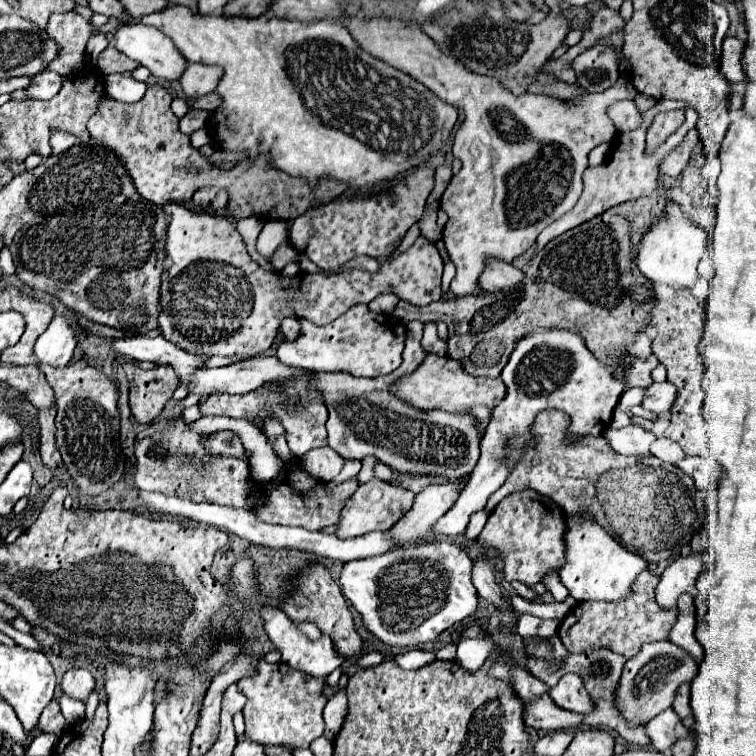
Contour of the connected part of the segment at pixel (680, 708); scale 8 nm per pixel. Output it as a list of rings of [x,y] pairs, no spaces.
[[[689,684],[681,686],[677,690],[677,696],[675,696],[675,702],[673,702],[673,710],[681,716],[681,718],[687,718],[693,714],[691,706],[689,706]]]

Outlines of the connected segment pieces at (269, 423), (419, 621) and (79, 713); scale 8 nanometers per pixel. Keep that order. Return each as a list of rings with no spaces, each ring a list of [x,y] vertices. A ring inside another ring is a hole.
[[[267,418],[264,423],[265,436],[268,439],[268,444],[273,447],[273,440],[280,434],[284,433],[284,429],[277,418]]]
[[[431,542],[411,548],[395,548],[383,556],[371,556],[363,560],[353,560],[343,566],[341,590],[349,604],[361,614],[363,626],[369,634],[381,640],[385,646],[397,648],[417,648],[429,640],[435,640],[443,630],[461,622],[477,608],[477,590],[471,582],[471,566],[467,552],[453,542]]]
[[[61,696],[59,706],[61,712],[63,712],[63,716],[65,716],[65,720],[67,720],[69,724],[79,722],[79,720],[85,716],[85,704],[83,702],[77,702],[77,700],[73,700],[73,698]]]

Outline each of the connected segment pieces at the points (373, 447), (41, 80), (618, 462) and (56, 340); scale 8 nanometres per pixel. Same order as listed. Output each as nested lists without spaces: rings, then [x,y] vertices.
[[[409,322],[407,324],[407,346],[405,346],[405,360],[399,366],[397,372],[391,372],[387,376],[379,378],[357,378],[345,372],[313,372],[311,374],[311,388],[317,388],[327,404],[329,420],[327,432],[329,432],[329,448],[339,452],[343,458],[357,458],[363,460],[365,456],[375,456],[379,462],[405,472],[405,474],[431,474],[431,476],[445,476],[445,478],[459,478],[473,472],[473,466],[477,466],[479,460],[479,442],[481,432],[477,428],[477,420],[471,414],[447,414],[443,410],[429,410],[423,412],[399,398],[395,398],[389,392],[389,384],[395,378],[401,378],[403,374],[409,374],[419,366],[419,362],[425,358],[425,350],[421,348],[421,336],[423,336],[423,324],[421,322]]]
[[[43,70],[33,76],[33,86],[29,86],[29,90],[15,90],[11,100],[49,100],[59,92],[59,88],[61,76],[51,70]]]
[[[545,410],[537,416],[535,424],[533,424],[533,444],[531,450],[513,466],[511,470],[511,482],[505,482],[497,492],[493,492],[489,496],[489,502],[485,504],[485,510],[493,510],[505,496],[509,496],[511,492],[517,490],[525,490],[531,488],[543,496],[549,496],[555,504],[559,504],[567,514],[587,514],[589,518],[593,518],[597,524],[601,524],[603,528],[609,526],[603,508],[597,500],[597,492],[595,492],[595,484],[597,478],[611,470],[611,468],[625,468],[625,466],[633,466],[643,462],[641,456],[623,456],[617,454],[603,436],[587,436],[581,442],[567,442],[567,426],[569,426],[569,416],[565,412],[559,410]]]
[[[53,316],[49,328],[37,338],[33,354],[37,364],[49,364],[53,368],[65,368],[75,350],[75,332],[65,316]]]

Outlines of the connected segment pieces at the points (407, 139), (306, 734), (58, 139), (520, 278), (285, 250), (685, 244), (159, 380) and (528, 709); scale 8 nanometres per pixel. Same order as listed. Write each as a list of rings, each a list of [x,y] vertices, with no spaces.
[[[185,6],[165,8],[143,16],[141,22],[169,36],[187,62],[223,68],[223,78],[215,90],[221,96],[221,104],[211,112],[207,126],[219,150],[235,150],[241,154],[241,160],[267,156],[271,168],[283,168],[285,174],[305,178],[311,186],[317,186],[321,178],[343,182],[355,194],[393,186],[393,182],[407,176],[411,166],[419,168],[427,158],[437,154],[457,122],[457,108],[441,102],[405,72],[361,50],[343,22],[321,20],[303,26],[301,22],[271,18],[267,14],[259,18],[201,16],[191,14]]]
[[[259,660],[255,674],[245,676],[237,682],[239,690],[247,696],[243,708],[245,718],[245,738],[261,746],[281,746],[289,752],[309,748],[309,744],[323,734],[323,706],[325,698],[321,696],[325,688],[325,678],[311,678],[285,666],[285,662],[267,664]]]
[[[53,132],[53,134],[51,134],[53,154],[65,152],[65,150],[69,150],[73,144],[77,144],[77,138],[71,136],[71,134],[65,134],[65,132]]]
[[[493,260],[489,262],[489,266],[485,268],[483,276],[479,278],[479,286],[485,292],[495,292],[495,290],[509,290],[513,286],[519,286],[521,282],[525,282],[525,274],[517,268],[513,268],[507,262],[499,262]]]
[[[283,242],[283,244],[279,246],[279,250],[275,252],[271,264],[273,264],[277,270],[283,270],[283,268],[285,268],[287,264],[291,264],[291,262],[299,262],[299,256],[295,254],[295,250],[293,250],[287,242]]]
[[[669,202],[661,222],[653,224],[651,230],[645,234],[639,254],[637,254],[637,266],[639,266],[641,274],[653,282],[667,284],[673,288],[693,288],[701,280],[697,266],[705,252],[709,252],[707,232],[693,226],[691,222],[687,222],[683,218],[679,206],[675,202]]]
[[[123,364],[129,378],[129,408],[137,424],[151,424],[177,388],[177,376],[171,366],[139,370],[135,364]]]
[[[543,694],[537,702],[525,704],[525,724],[535,730],[555,732],[555,730],[575,730],[583,726],[581,714],[573,714],[569,710],[561,710],[547,694]]]

